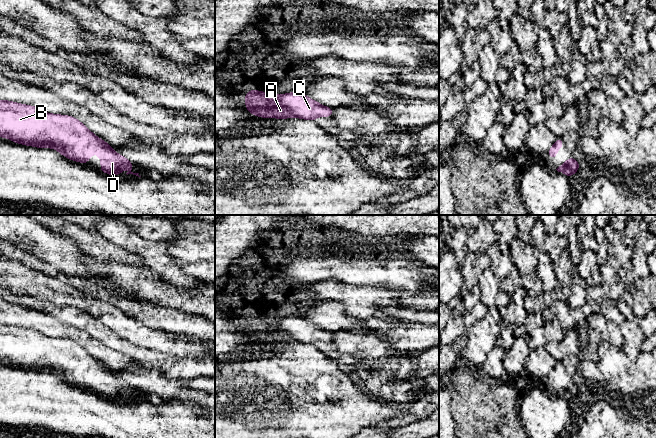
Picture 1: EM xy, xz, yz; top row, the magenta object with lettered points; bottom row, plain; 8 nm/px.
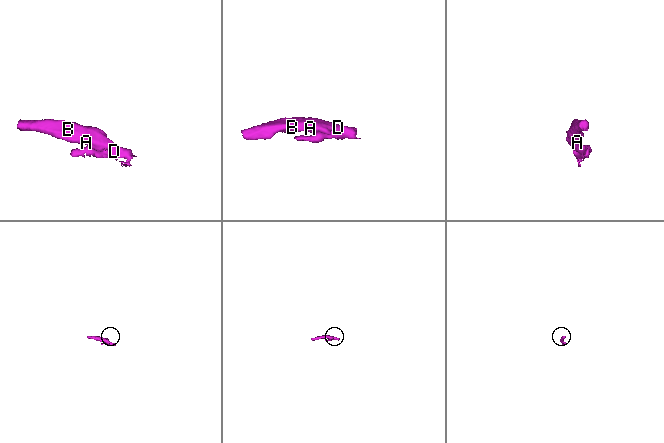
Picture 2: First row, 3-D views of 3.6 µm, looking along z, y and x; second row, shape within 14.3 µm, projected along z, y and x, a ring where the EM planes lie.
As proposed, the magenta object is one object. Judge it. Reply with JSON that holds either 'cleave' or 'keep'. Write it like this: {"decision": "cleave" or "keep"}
{"decision": "keep"}

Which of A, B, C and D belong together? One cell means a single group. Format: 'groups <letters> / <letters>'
groups A B C D

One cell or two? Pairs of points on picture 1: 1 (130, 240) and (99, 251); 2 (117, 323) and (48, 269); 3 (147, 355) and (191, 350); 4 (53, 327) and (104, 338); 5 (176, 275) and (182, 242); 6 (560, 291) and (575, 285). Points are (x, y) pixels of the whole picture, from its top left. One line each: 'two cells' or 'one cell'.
1: two cells
2: two cells
3: two cells
4: two cells
5: two cells
6: two cells

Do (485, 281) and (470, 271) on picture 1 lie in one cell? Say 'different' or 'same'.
different

